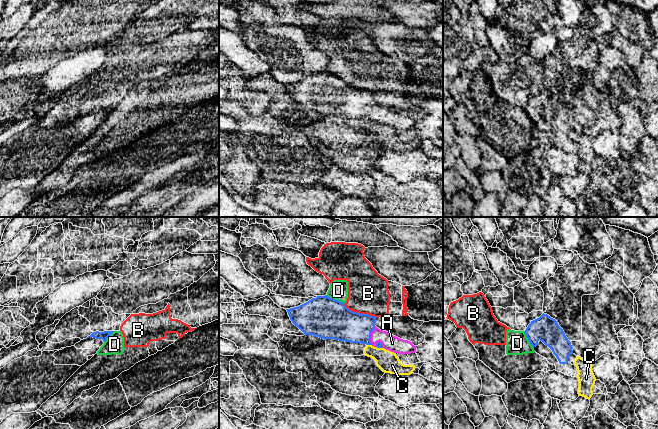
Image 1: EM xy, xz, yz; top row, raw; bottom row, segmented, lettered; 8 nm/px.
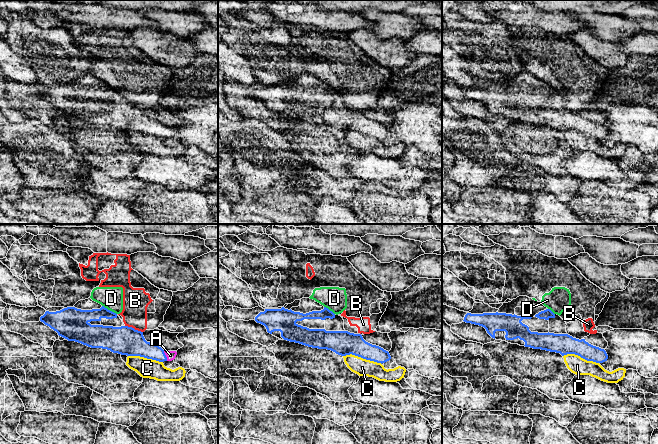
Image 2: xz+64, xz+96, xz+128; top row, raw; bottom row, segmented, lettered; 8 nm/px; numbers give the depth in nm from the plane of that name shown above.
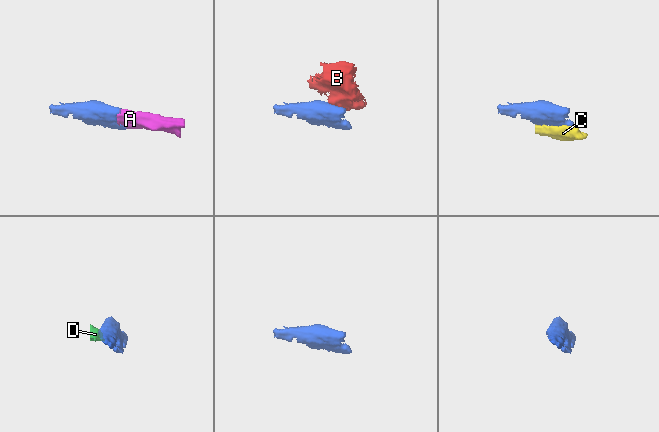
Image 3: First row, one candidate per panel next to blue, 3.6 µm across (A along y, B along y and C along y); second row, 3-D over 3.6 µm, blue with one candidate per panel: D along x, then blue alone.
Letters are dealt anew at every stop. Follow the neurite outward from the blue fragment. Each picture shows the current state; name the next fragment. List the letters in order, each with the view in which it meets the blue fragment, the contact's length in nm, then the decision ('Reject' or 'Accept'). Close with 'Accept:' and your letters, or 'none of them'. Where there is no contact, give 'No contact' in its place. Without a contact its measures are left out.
A: Touches blue in xz. Shared border 160 nm. Accept
B: Touches blue in xz. Shared border 280 nm. Reject
C: Touches blue in xz. Shared border 40 nm. Reject
D: Touches blue in xz. Shared border 170 nm. Reject
Accept: A

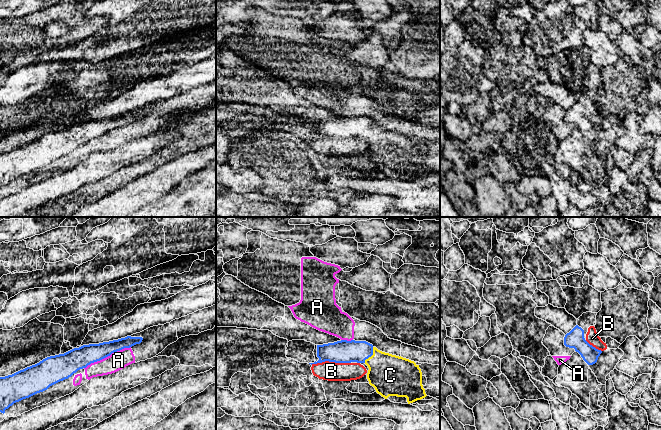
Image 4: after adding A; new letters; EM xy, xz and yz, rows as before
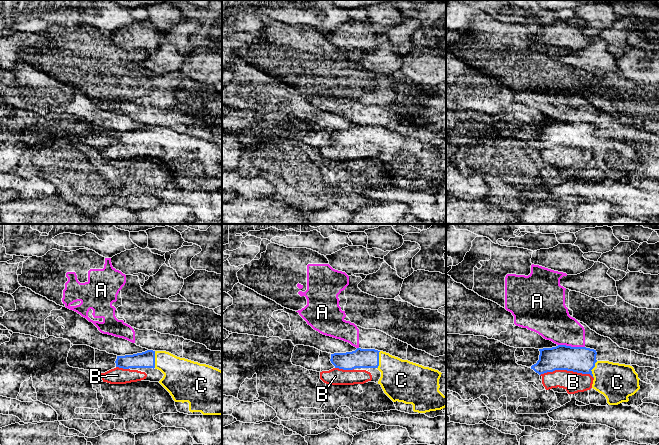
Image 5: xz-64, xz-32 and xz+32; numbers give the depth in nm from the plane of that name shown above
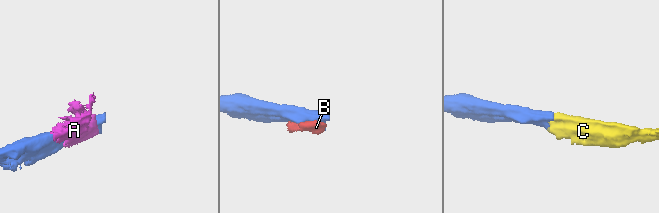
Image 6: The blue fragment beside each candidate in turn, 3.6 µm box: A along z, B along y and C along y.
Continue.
A: Touches blue in xy. Shared border 420 nm. Reject
B: Touches blue in xz. Shared border 320 nm. Reject
C: Touches blue in xz. Shared border 150 nm. Accept
Accept: C

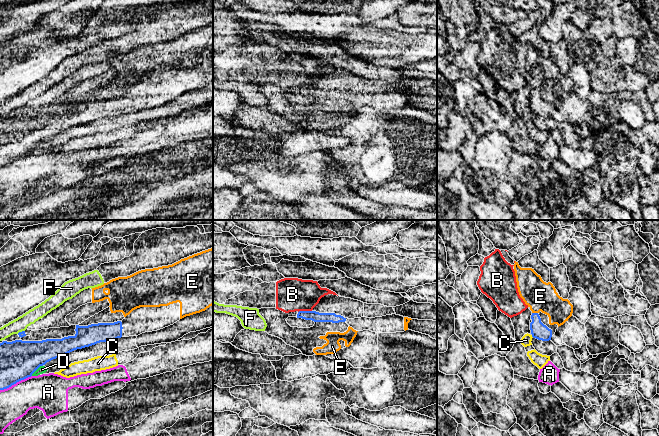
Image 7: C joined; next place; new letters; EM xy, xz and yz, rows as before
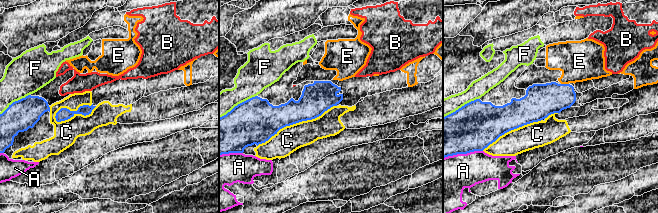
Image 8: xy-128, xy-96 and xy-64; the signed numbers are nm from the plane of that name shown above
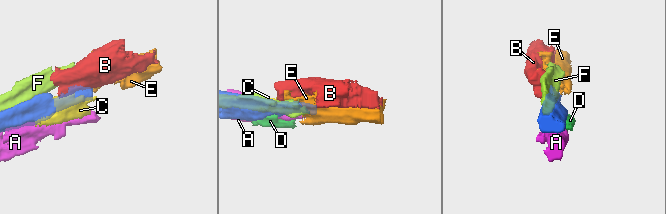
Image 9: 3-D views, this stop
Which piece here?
A: Touches blue in xy. Shared border 280 nm. Reject
B: Touches blue in xz. Shared border 110 nm. Reject
C: Touches blue in yz. Shared border 30 nm. Reject
D: Touches blue in xy. Shared border 130 nm. Reject
E: Touches blue in yz. Shared border 50 nm. Accept
F: Touches blue in xy. Shared border 70 nm. Reject
Accept: E

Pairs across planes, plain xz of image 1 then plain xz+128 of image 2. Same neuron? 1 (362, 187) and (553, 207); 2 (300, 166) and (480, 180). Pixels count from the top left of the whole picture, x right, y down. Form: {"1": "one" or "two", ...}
{"1": "two", "2": "one"}

